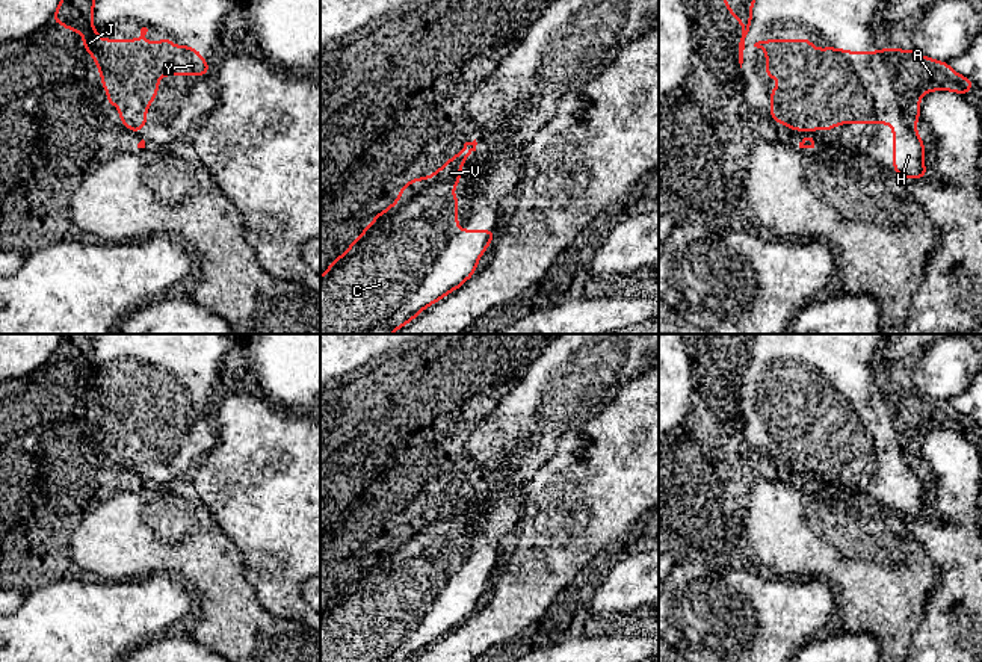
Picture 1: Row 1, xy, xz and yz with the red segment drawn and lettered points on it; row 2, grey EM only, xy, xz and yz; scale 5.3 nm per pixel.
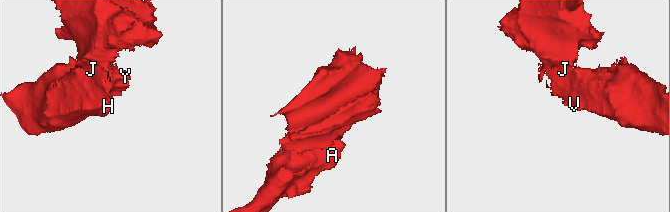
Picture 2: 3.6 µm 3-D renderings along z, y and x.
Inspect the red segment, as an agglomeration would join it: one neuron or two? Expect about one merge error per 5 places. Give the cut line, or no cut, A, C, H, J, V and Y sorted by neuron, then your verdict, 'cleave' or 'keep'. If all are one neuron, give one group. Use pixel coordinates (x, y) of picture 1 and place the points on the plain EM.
no cut | A C H J V Y | keep

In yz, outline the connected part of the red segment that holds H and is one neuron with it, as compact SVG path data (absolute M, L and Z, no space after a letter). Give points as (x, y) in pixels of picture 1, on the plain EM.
M810 376L766 378L754 382L766 388L766 416L780 417L781 425L769 428L769 455L790 469L834 469L837 462L891 462L893 509L906 518L925 517L926 488L916 459L920 435L932 429L953 429L965 434L973 419L953 410L947 401L922 394L917 388L885 385L879 390L846 390L843 387L814 387Z

